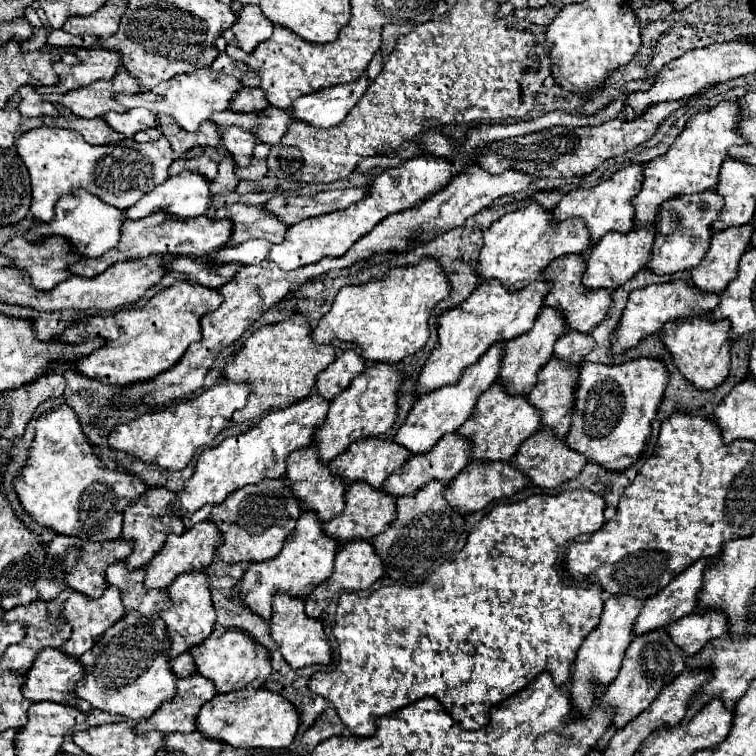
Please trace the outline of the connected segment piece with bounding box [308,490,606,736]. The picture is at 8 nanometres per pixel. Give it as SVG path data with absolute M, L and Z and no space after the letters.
M568 490L558 496L530 496L522 502L512 502L512 504L496 504L470 532L466 546L460 552L455 554L452 561L442 563L436 572L420 582L420 584L394 584L394 586L384 586L370 596L362 598L354 592L342 592L338 598L338 610L336 610L336 626L334 626L334 636L338 640L340 648L340 664L334 672L320 672L310 678L308 688L332 702L336 708L338 716L342 718L344 726L354 734L354 736L372 736L376 732L376 720L386 714L394 714L400 708L414 704L416 700L424 696L438 696L440 704L446 708L446 712L454 718L454 722L460 728L466 730L478 730L488 724L488 712L494 704L500 700L510 698L512 694L520 692L526 688L540 672L550 672L554 674L556 684L566 684L570 678L570 670L574 664L574 656L578 652L578 646L586 640L586 634L594 630L594 626L600 624L604 600L602 600L602 586L600 584L588 584L588 586L574 586L564 580L564 572L560 566L564 564L564 544L572 540L578 534L588 532L588 528L600 528L604 524L604 508L606 502L602 502L602 496L594 496L594 492L586 490Z

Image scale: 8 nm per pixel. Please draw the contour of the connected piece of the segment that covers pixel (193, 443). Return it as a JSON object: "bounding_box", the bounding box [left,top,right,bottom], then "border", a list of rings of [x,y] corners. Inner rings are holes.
{"bounding_box":[108,382,250,470],"border":[[[220,382],[200,396],[178,402],[172,406],[164,406],[158,412],[142,414],[126,424],[118,424],[110,436],[108,444],[116,450],[128,452],[144,462],[156,464],[164,470],[182,470],[190,464],[196,450],[202,446],[210,446],[214,436],[230,426],[232,414],[246,406],[250,396],[250,384],[236,384],[236,382]]]}

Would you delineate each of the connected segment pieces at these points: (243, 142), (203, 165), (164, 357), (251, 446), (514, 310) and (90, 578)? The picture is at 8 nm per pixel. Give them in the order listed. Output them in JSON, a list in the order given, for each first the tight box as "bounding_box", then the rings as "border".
[{"bounding_box":[222,126,260,166],"border":[[[230,126],[222,128],[222,146],[234,156],[238,166],[248,166],[252,162],[252,150],[260,142],[260,138],[244,128]]]},{"bounding_box":[170,154,218,180],"border":[[[200,154],[194,158],[178,158],[174,166],[170,166],[170,174],[180,174],[184,170],[202,172],[202,176],[206,176],[208,180],[214,180],[218,174],[218,164],[212,158],[208,158],[206,154]]]},{"bounding_box":[56,280,222,386],"border":[[[178,280],[170,288],[164,288],[158,294],[154,294],[142,308],[120,310],[118,314],[106,318],[102,316],[78,318],[56,340],[80,344],[100,336],[106,340],[106,344],[94,354],[78,360],[76,370],[90,378],[98,378],[106,384],[126,386],[126,384],[146,382],[158,376],[160,372],[170,370],[188,350],[190,344],[200,342],[202,338],[200,318],[206,312],[216,310],[220,304],[222,296],[216,288],[206,288],[200,284],[192,284],[188,280]]]},{"bounding_box":[174,390,330,512],"border":[[[316,390],[296,402],[294,406],[276,410],[276,412],[268,412],[258,426],[254,426],[252,430],[226,438],[222,440],[222,444],[218,444],[216,448],[206,448],[198,462],[196,462],[196,472],[192,474],[192,478],[186,482],[186,488],[178,492],[178,498],[174,502],[174,512],[196,512],[198,508],[206,506],[206,504],[222,504],[224,498],[246,486],[246,484],[258,484],[264,478],[280,478],[286,474],[288,468],[288,456],[290,452],[294,452],[296,448],[304,448],[310,446],[316,438],[316,430],[318,426],[322,426],[322,422],[326,422],[326,414],[328,414],[330,402],[326,402],[324,396],[320,396]]]},{"bounding_box":[418,280,550,394],"border":[[[490,280],[490,284],[480,284],[466,304],[444,312],[438,318],[440,340],[418,378],[418,394],[432,392],[446,384],[456,384],[462,376],[462,370],[476,364],[488,346],[518,338],[528,332],[542,310],[542,298],[546,298],[546,292],[550,292],[550,284],[546,284],[546,280],[534,282],[530,288],[522,288],[518,292],[506,292],[498,280]]]},{"bounding_box":[36,536,134,600],"border":[[[58,536],[54,538],[46,548],[46,562],[38,568],[38,580],[36,590],[40,592],[40,600],[54,600],[66,586],[70,586],[76,592],[82,592],[92,598],[100,598],[106,584],[106,568],[112,566],[118,560],[124,560],[132,552],[134,544],[132,540],[106,540],[106,542],[92,542],[92,540],[80,540],[74,536]]]}]

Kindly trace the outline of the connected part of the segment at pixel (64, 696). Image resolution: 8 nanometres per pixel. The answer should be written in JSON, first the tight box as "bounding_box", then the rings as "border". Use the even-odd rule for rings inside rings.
{"bounding_box":[22,648,92,712],"border":[[[42,648],[42,652],[38,654],[38,658],[34,660],[32,668],[28,670],[28,676],[26,676],[26,684],[22,688],[22,694],[32,700],[32,702],[42,702],[42,700],[50,700],[50,702],[58,702],[58,704],[68,704],[68,706],[74,706],[82,712],[90,712],[92,706],[78,698],[74,688],[78,684],[78,680],[84,676],[84,668],[82,668],[82,662],[76,658],[76,656],[70,656],[70,654],[64,654],[62,650],[56,650],[56,648]]]}

